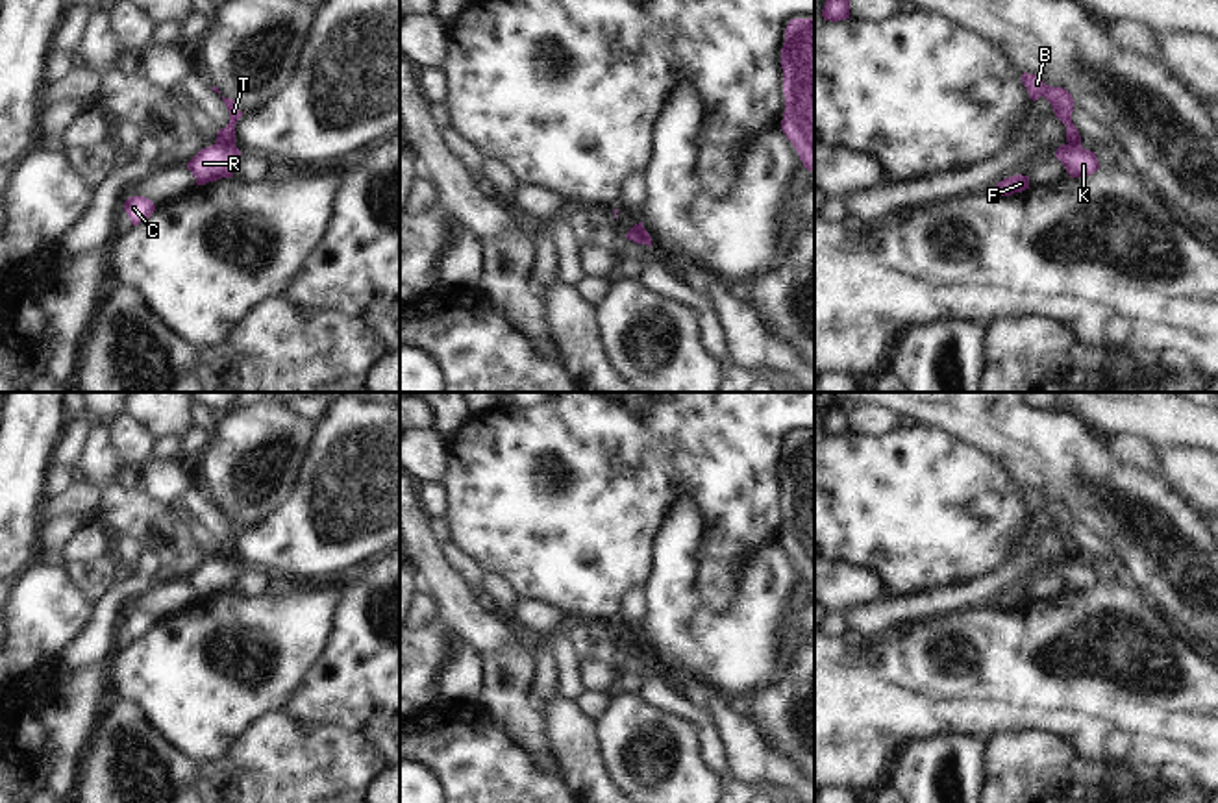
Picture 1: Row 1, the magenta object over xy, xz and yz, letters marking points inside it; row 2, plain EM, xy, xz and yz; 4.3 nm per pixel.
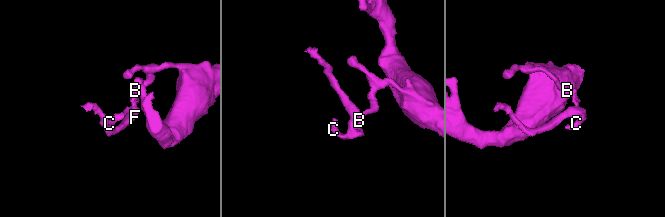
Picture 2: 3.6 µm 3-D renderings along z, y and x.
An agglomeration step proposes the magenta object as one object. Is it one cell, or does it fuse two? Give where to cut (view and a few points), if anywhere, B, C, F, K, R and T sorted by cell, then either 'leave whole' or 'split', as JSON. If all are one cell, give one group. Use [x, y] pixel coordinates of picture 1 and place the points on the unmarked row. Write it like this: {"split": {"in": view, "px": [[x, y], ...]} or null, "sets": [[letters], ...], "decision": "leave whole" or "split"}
{"split": {"in": "xy", "px": [[215, 557], [234, 559]]}, "sets": [["B", "T"], ["C", "F", "K", "R"]], "decision": "split"}

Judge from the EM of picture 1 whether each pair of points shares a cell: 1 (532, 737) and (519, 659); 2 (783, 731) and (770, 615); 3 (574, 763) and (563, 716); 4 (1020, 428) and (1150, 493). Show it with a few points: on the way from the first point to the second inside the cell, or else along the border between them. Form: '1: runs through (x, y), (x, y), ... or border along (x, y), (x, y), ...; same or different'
1: runs through (522, 718), (519, 715), (519, 678); same
2: border along (795, 652), (789, 672), (750, 705), (750, 718); different
3: runs through (574, 752), (574, 735), (569, 728); same
4: runs through (1052, 452), (1089, 474), (1109, 474), (1118, 483); same

